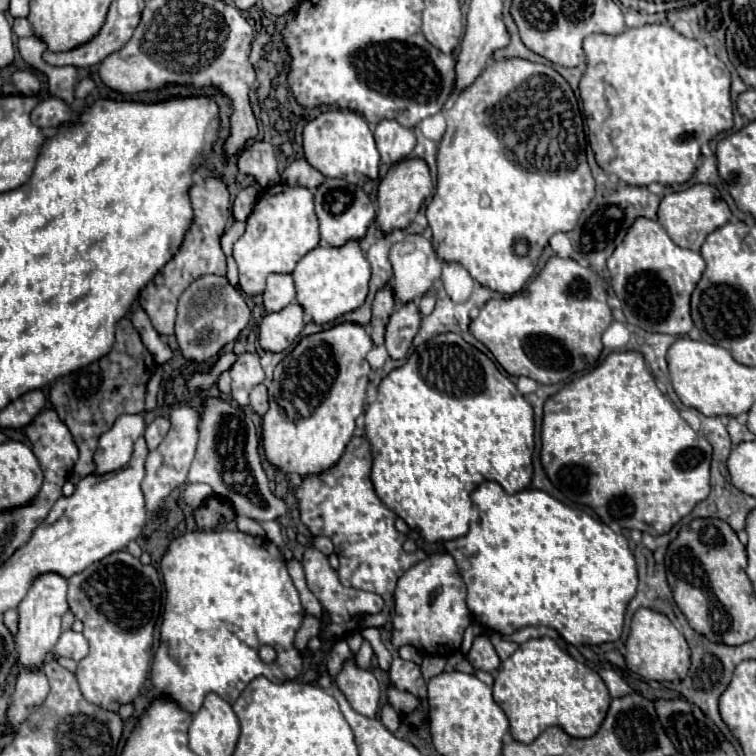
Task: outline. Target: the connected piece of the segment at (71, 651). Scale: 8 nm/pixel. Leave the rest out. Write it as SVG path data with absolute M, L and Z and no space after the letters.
M65 631L65 633L61 633L53 653L57 657L69 657L69 659L81 661L89 653L89 645L87 645L87 639L83 637L83 633Z

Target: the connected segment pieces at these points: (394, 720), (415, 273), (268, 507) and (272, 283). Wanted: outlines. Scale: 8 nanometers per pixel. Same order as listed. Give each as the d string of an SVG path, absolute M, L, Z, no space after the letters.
M383 705L383 709L381 709L381 723L383 723L391 733L395 733L395 731L399 729L401 721L399 721L399 715L393 711L391 705Z
M407 235L403 241L393 243L389 251L389 259L393 265L393 295L397 303L405 305L433 291L433 285L441 275L441 261L437 259L433 245L427 239L423 239L421 235Z
M209 397L203 401L199 443L187 481L207 483L215 495L227 499L239 515L245 515L249 519L267 521L267 519L279 519L287 513L285 501L271 493L267 475L261 467L259 437L255 423L239 407L221 399Z
M269 275L267 287L263 291L263 307L273 313L281 311L295 301L295 287L291 275Z

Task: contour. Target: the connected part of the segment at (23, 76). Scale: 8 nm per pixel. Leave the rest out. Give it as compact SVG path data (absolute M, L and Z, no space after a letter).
M15 71L11 75L11 81L15 85L15 89L21 93L21 95L35 95L39 93L39 77L33 73L33 71Z

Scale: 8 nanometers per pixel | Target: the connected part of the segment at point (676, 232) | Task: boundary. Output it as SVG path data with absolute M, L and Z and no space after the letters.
M693 185L685 191L665 195L661 199L657 215L659 215L659 223L663 225L663 229L671 237L671 241L675 245L691 249L691 251L699 251L705 237L711 231L723 227L731 219L731 211L729 211L727 203L719 197L719 191L713 185Z

